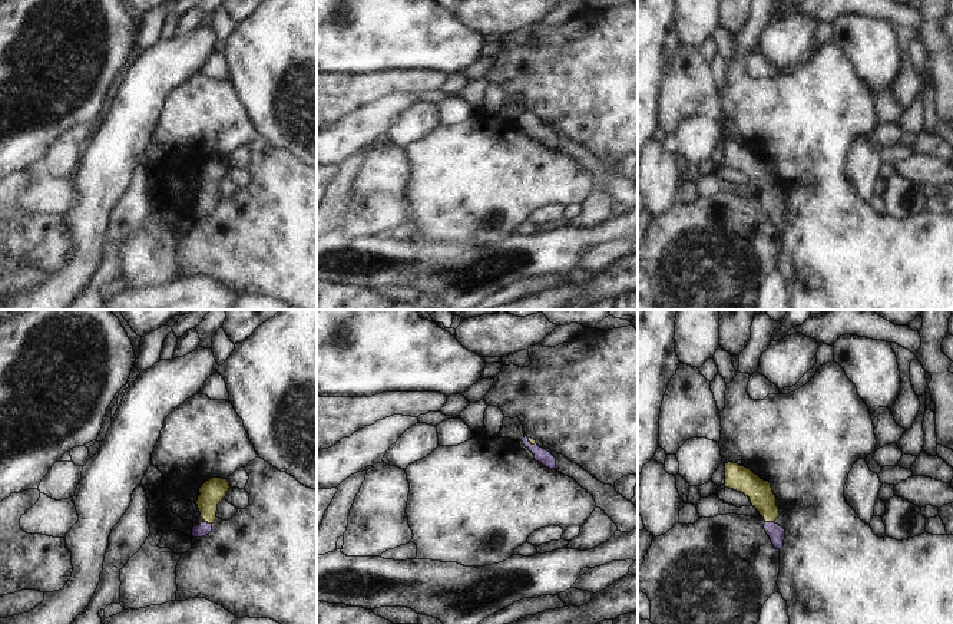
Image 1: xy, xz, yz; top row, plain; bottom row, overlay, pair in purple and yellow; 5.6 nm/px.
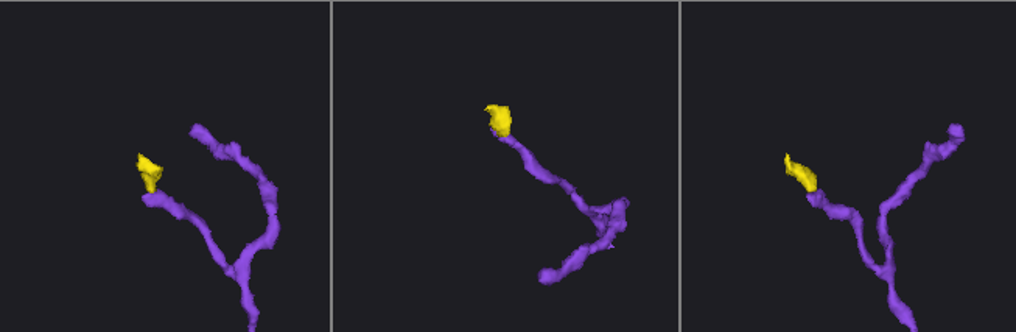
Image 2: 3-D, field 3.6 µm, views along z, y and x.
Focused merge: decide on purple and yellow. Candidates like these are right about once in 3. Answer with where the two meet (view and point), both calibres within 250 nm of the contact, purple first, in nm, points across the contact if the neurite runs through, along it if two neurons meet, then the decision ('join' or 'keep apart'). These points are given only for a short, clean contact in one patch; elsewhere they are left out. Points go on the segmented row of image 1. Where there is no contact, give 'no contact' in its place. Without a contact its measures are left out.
xy (207, 522) | 80/140 nm | across xy (204, 528), (207, 522), (208, 499), (212, 491) | join

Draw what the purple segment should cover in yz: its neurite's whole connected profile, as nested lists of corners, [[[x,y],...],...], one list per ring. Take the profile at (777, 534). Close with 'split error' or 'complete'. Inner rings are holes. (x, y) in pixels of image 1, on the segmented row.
[[[725,463],[725,488],[734,489],[750,498],[752,506],[764,518],[764,529],[775,549],[784,547],[785,529],[774,521],[780,516],[777,498],[771,483],[761,479],[751,469],[738,463]]] | split error

